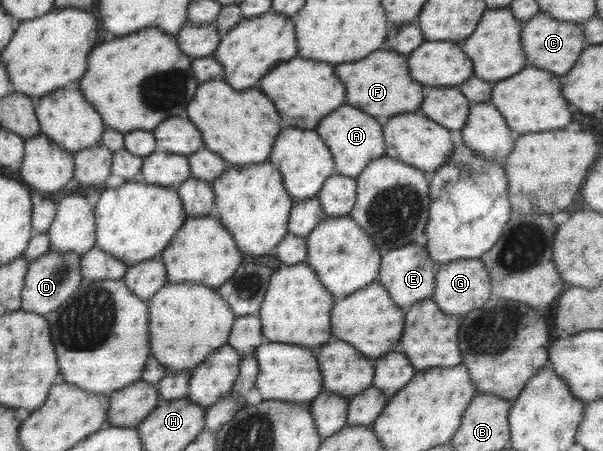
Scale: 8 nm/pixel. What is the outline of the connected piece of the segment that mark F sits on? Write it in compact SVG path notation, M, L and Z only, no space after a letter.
M372 52L360 62L336 66L336 76L346 86L346 102L354 108L362 108L366 114L374 116L380 124L386 124L390 114L416 113L424 100L424 86L414 82L408 74L406 58L396 52Z

